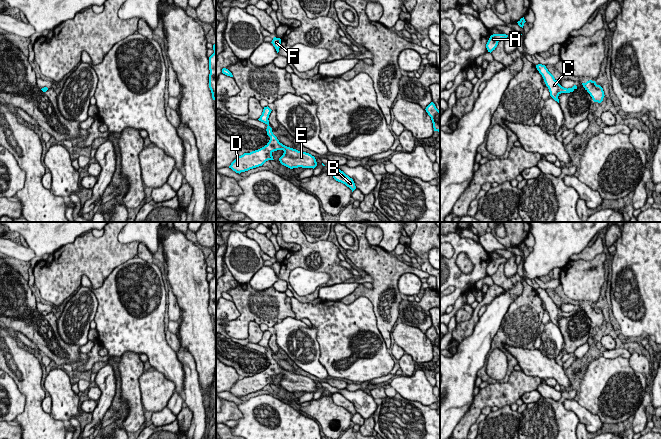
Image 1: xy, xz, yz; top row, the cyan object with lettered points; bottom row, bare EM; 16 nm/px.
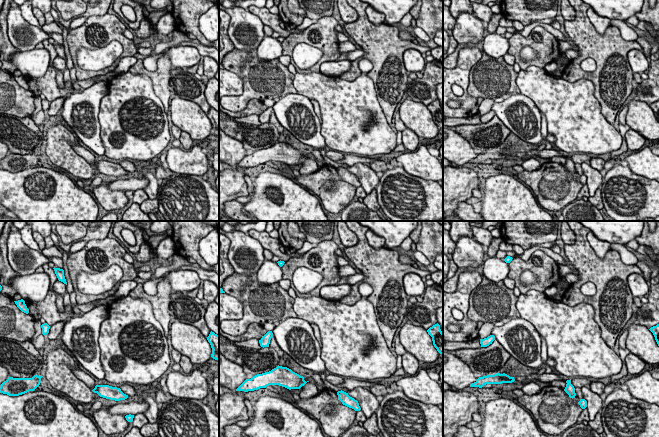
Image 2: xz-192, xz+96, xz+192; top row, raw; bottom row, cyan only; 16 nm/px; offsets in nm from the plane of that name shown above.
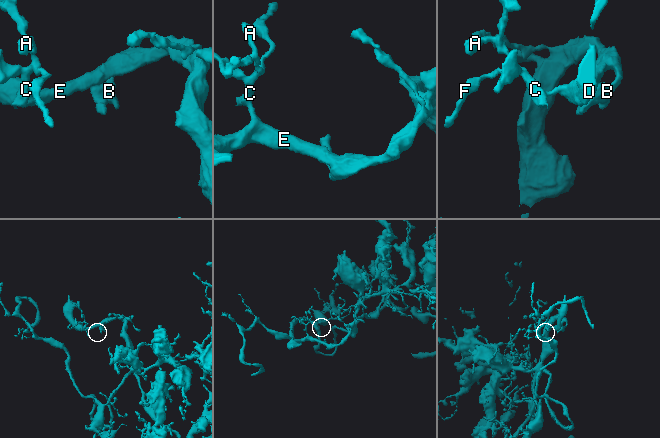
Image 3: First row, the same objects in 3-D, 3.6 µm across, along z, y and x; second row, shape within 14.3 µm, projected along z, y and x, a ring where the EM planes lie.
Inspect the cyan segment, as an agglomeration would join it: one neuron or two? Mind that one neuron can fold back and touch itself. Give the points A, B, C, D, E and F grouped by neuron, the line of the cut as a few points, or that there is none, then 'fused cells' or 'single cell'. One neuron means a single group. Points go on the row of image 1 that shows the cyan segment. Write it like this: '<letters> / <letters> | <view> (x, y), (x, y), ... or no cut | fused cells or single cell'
A B C D E F | no cut | single cell

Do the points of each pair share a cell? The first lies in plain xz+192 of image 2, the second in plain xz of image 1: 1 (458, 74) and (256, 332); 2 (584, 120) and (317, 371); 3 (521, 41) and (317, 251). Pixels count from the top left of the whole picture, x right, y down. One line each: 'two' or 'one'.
1: one
2: two
3: one

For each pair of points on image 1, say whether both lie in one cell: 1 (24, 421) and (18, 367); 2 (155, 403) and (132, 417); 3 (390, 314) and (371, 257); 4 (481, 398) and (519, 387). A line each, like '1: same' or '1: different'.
1: same
2: different
3: same
4: same

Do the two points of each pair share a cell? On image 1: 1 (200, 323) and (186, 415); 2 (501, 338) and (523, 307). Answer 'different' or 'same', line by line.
1: different
2: same

